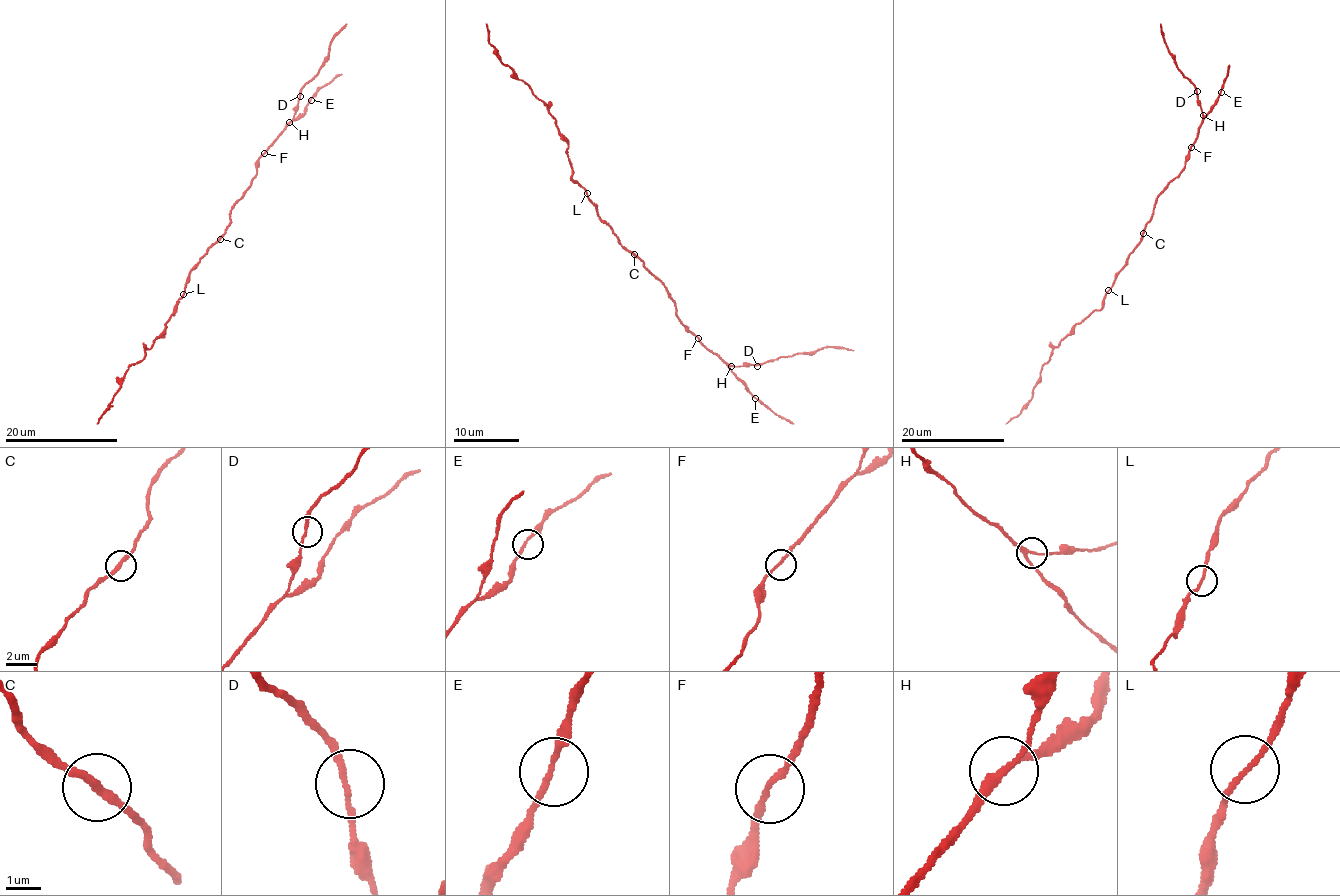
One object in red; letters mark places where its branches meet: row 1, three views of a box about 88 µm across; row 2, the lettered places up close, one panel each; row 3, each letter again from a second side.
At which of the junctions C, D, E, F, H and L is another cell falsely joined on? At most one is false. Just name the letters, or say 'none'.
L

